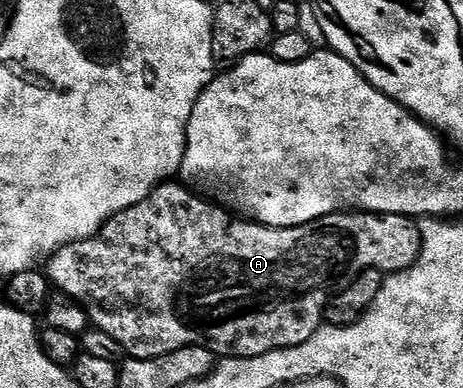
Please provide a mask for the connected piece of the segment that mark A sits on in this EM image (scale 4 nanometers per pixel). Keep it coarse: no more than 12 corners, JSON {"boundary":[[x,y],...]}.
{"boundary":[[168,180],[46,259],[127,358],[305,344],[423,251],[400,214],[278,230]]}

